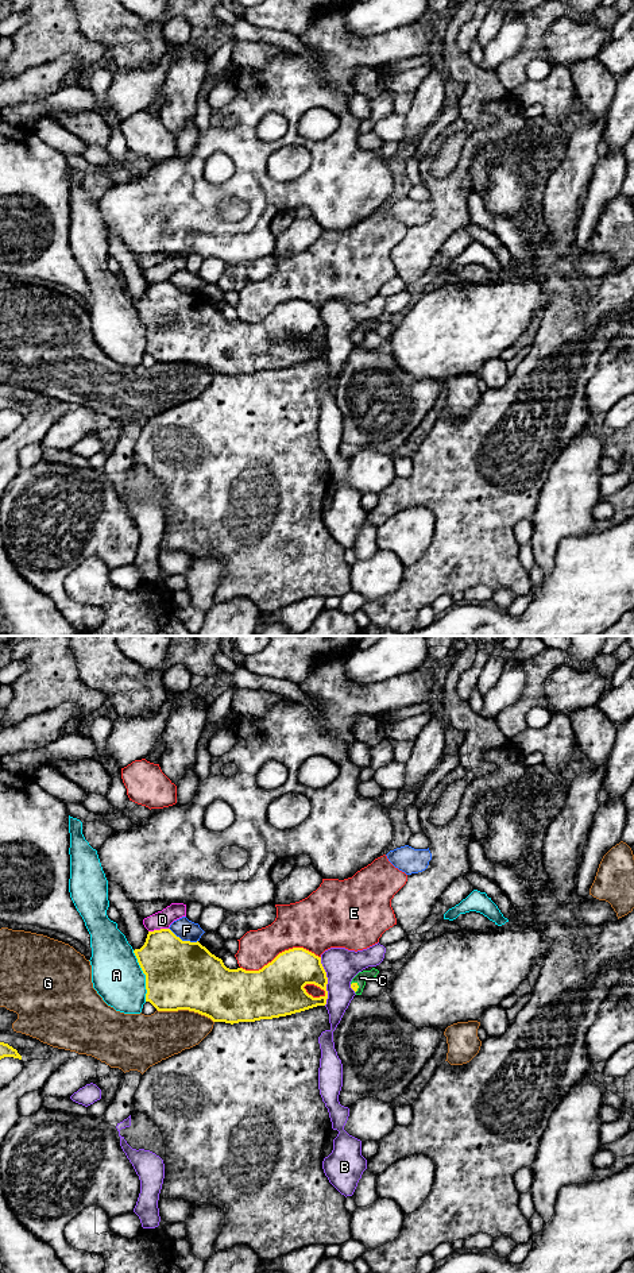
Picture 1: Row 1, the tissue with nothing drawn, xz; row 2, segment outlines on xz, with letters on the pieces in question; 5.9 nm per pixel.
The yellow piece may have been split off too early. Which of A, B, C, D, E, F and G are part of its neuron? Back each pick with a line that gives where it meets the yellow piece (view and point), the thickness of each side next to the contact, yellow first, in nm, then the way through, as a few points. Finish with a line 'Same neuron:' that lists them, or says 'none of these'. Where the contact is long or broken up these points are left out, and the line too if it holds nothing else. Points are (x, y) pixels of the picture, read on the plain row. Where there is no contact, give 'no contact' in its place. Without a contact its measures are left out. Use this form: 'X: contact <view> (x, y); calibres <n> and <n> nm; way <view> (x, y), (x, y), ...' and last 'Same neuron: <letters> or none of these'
C: contact xz (358, 339); calibres 50 and 70 nm; way xz (354, 338), (358, 339), (360, 330)
Same neuron: C

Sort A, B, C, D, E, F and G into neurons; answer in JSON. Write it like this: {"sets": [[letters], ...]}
{"sets": [["A"], ["B"], ["C"], ["D"], ["E"], ["F"], ["G"]]}

